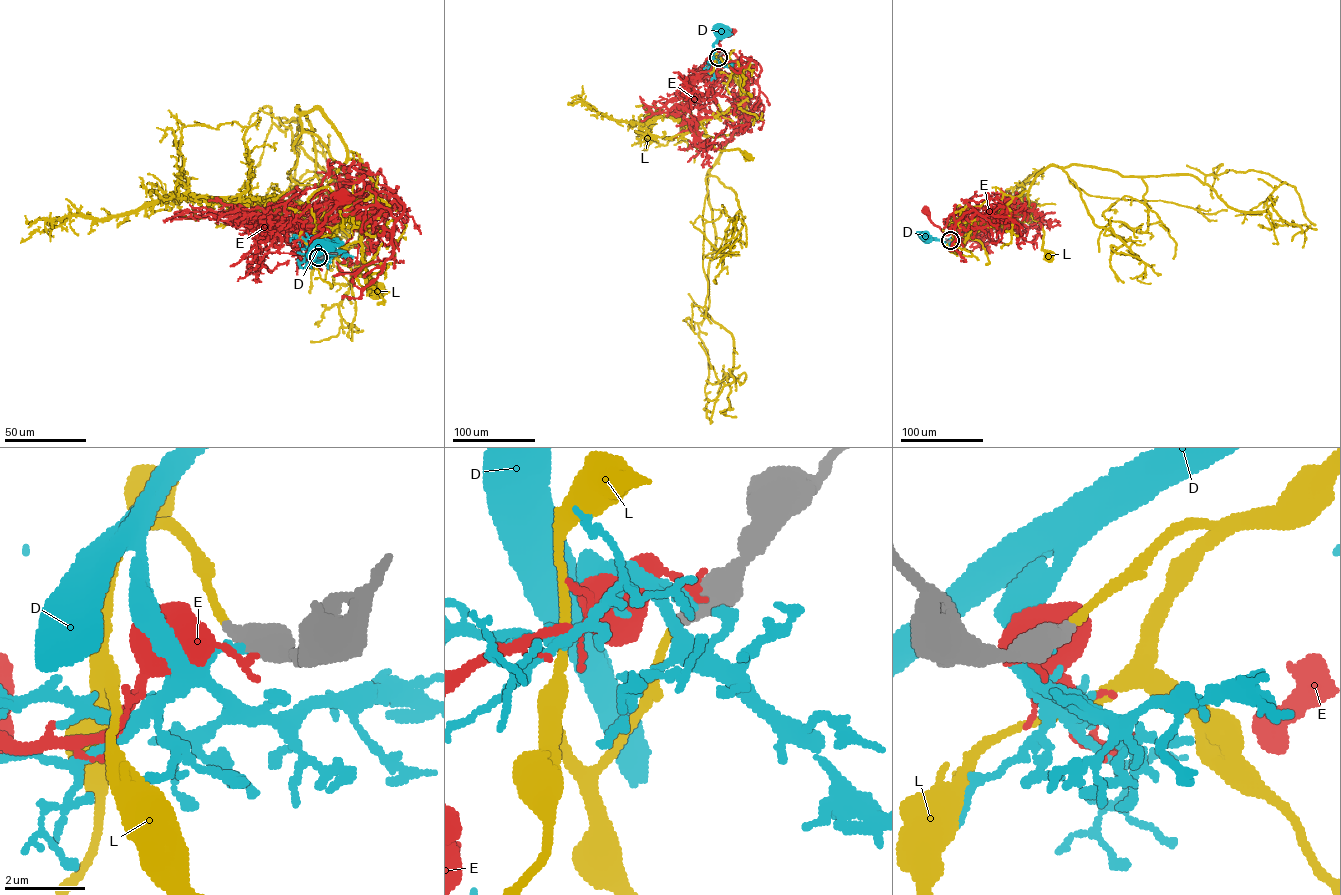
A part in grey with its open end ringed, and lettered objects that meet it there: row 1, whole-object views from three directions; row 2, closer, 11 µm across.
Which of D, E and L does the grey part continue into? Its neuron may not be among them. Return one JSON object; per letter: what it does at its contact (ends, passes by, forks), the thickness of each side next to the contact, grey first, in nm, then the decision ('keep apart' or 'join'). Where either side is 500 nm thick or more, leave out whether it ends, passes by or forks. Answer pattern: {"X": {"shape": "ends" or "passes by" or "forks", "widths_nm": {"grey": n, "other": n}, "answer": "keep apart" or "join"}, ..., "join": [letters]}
{"D": {"widths_nm": {"grey": 800, "other": 220}, "answer": "keep apart"}, "E": {"widths_nm": {"grey": 600, "other": 220}, "answer": "keep apart"}, "L": {"shape": "ends", "widths_nm": {"grey": 380, "other": 200}, "answer": "join"}, "join": ["L"]}

